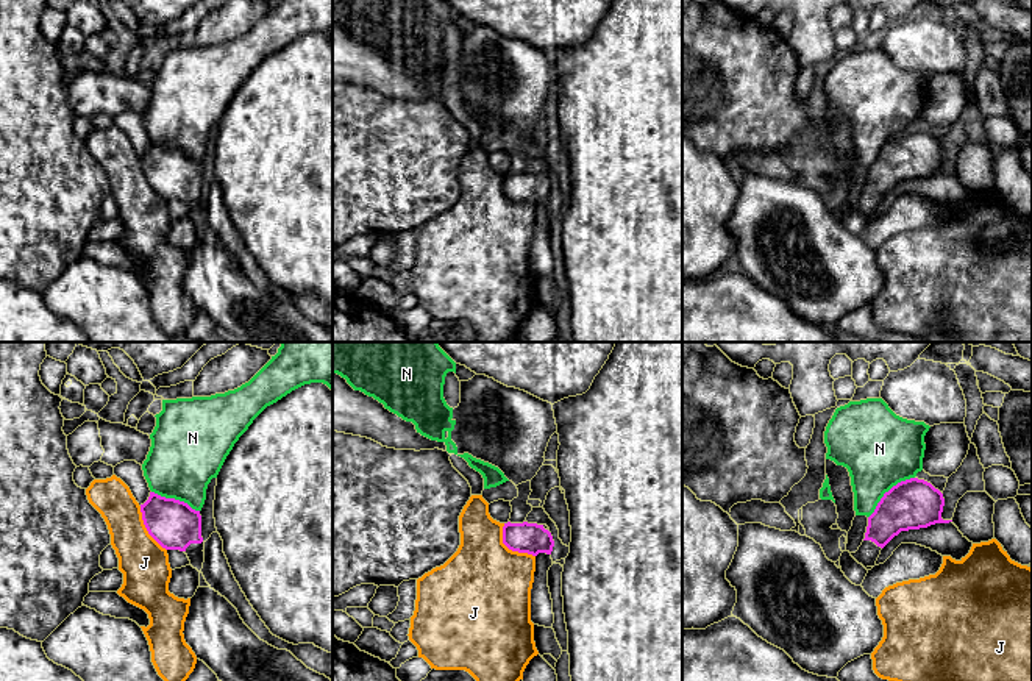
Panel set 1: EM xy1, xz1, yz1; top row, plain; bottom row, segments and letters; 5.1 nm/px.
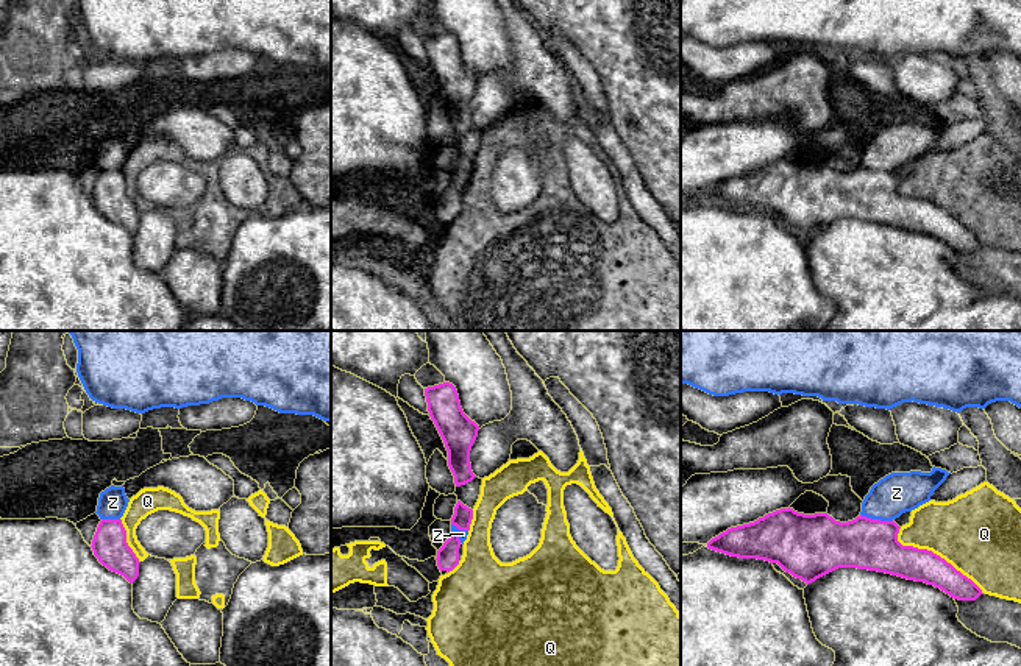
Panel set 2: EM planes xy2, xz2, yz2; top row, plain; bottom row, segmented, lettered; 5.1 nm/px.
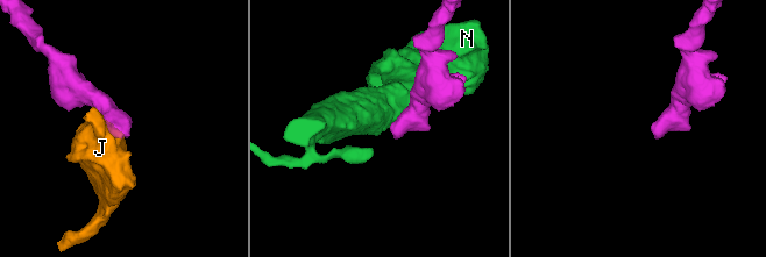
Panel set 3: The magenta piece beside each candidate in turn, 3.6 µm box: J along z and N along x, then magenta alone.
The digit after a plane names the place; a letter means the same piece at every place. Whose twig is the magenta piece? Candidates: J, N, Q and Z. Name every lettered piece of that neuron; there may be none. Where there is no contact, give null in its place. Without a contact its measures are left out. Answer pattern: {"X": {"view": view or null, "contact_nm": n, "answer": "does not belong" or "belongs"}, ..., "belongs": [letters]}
{"J": {"view": "xz1", "contact_nm": 240, "answer": "does not belong"}, "N": {"view": "yz1", "contact_nm": 320, "answer": "does not belong"}, "Q": {"view": "yz2", "contact_nm": 550, "answer": "does not belong"}, "Z": {"view": "yz2", "contact_nm": 170, "answer": "does not belong"}, "belongs": []}

